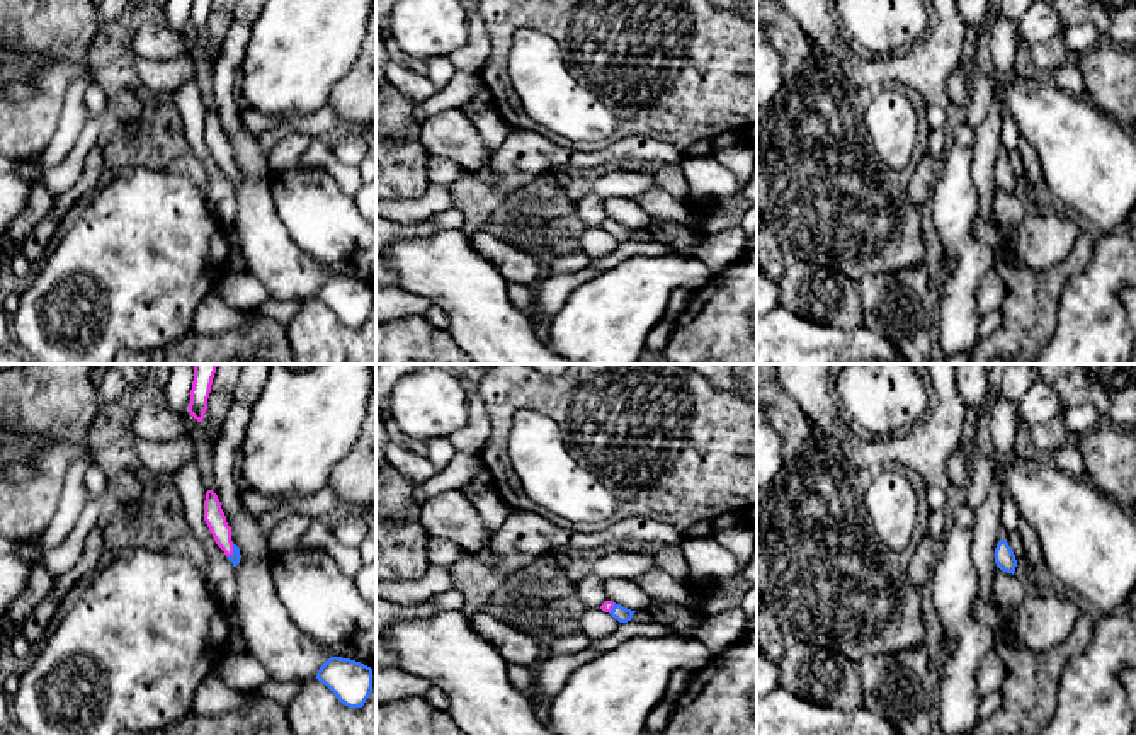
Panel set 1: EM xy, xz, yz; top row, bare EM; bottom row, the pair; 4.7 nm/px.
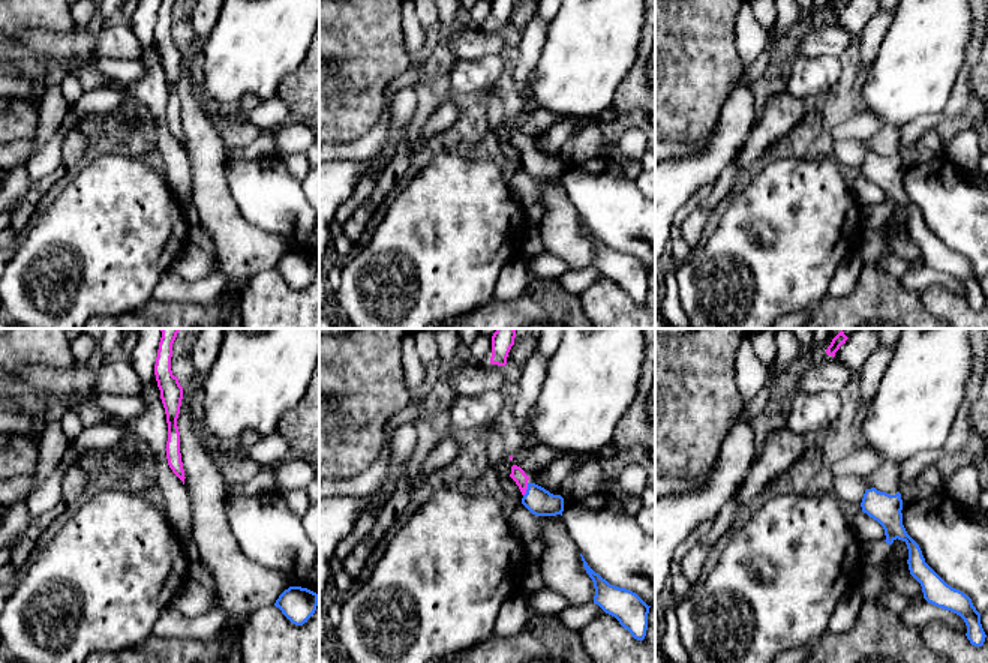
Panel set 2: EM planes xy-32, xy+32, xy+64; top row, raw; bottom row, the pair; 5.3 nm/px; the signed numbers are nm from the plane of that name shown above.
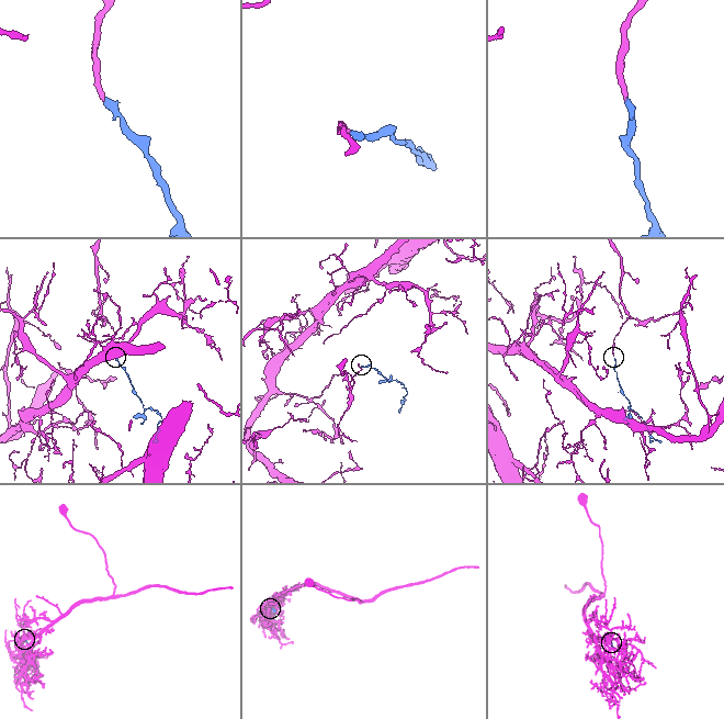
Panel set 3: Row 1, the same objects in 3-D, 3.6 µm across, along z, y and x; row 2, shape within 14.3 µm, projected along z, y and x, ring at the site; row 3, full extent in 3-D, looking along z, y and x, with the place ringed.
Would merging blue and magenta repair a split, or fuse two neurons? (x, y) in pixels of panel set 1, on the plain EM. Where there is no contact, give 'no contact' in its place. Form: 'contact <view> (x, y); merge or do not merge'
contact xy (233, 170); merge

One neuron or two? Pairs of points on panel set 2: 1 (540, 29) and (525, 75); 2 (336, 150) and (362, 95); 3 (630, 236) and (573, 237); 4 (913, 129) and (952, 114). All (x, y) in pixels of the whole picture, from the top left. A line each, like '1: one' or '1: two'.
1: one
2: two
3: two
4: one

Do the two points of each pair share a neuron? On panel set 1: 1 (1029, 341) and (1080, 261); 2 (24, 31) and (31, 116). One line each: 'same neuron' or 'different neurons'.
1: same neuron
2: same neuron

